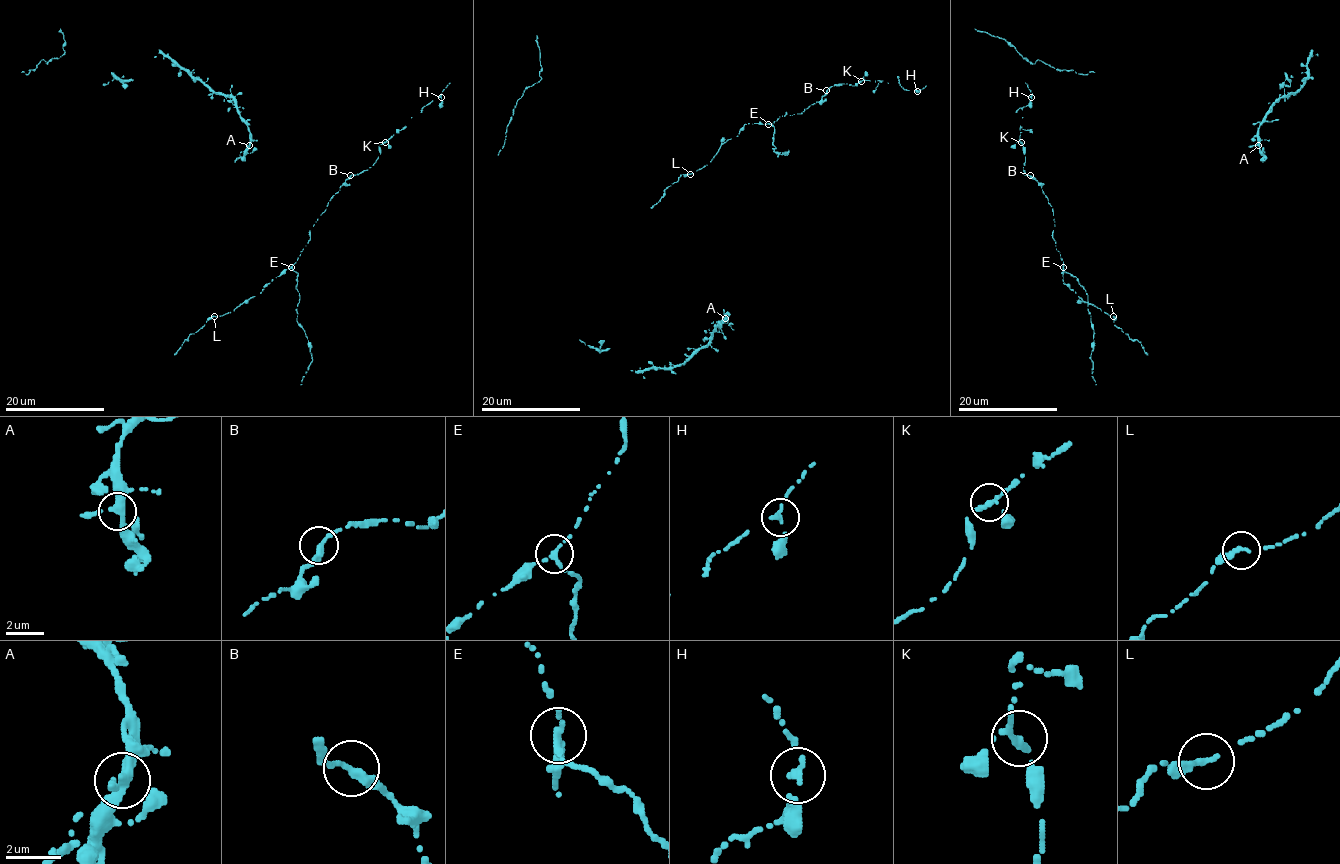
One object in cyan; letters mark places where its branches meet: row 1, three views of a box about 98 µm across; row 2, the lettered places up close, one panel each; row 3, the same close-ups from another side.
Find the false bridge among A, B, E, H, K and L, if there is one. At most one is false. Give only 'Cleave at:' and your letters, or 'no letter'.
Cleave at: E

